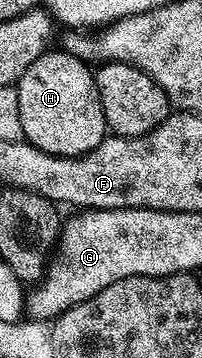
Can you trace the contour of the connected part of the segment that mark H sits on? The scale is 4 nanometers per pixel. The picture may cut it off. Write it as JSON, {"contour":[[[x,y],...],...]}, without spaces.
{"contour":[[[66,51],[42,53],[21,75],[17,83],[20,103],[20,119],[26,144],[36,145],[42,153],[54,157],[84,157],[108,136],[107,120],[101,107],[99,92],[95,86],[92,66]]]}

